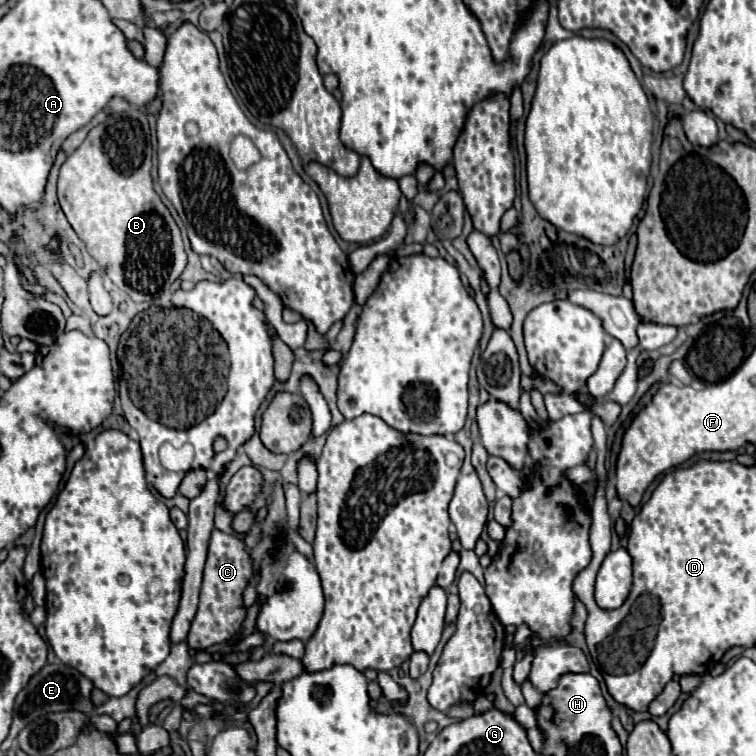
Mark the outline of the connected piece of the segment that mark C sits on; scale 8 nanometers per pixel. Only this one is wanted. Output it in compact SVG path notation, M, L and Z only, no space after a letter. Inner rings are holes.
M214 530L208 542L208 560L204 568L198 612L192 620L192 626L186 638L190 648L204 650L214 644L226 642L236 632L240 632L242 620L246 616L246 610L242 608L242 592L250 578L252 578L252 562L248 552L244 550L244 542L234 534Z

